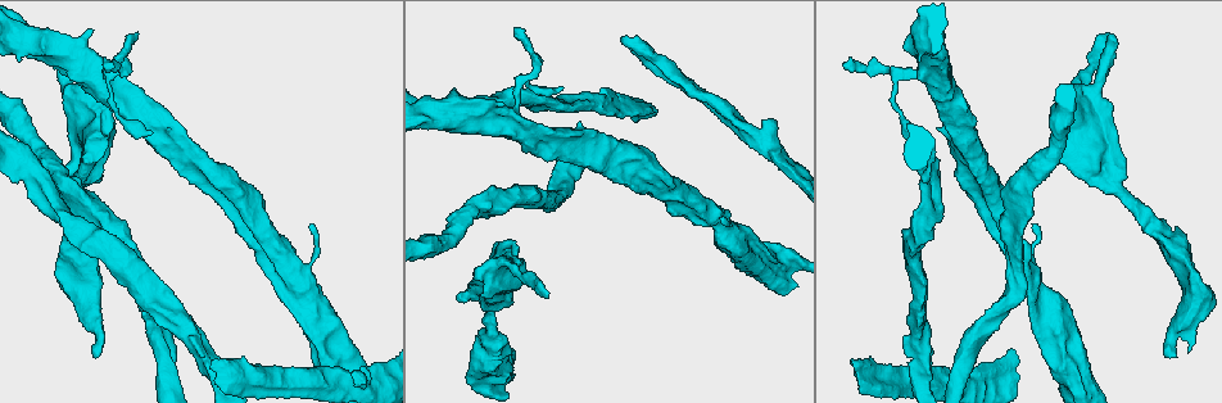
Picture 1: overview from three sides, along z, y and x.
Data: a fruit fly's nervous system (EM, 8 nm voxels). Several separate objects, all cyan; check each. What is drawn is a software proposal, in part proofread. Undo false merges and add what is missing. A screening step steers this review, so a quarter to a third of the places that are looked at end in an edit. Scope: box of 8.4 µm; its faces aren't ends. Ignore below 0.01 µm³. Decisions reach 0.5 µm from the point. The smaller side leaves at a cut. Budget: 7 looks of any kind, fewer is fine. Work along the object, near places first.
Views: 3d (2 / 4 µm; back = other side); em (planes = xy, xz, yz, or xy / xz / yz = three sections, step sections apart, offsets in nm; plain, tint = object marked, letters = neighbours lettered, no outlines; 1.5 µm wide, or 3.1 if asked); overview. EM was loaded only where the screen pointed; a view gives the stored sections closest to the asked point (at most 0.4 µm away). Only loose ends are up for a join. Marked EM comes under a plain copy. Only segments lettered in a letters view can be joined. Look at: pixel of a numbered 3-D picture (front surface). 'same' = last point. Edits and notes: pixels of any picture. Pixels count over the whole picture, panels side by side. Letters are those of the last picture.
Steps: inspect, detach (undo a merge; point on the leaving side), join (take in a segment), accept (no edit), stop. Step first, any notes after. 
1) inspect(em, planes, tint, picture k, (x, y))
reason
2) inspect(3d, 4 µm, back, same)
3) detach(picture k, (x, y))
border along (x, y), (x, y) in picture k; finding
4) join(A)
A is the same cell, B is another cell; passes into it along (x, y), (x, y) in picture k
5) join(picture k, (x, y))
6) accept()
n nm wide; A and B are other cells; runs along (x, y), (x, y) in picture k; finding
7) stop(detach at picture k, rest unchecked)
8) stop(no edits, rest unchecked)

inspect(3d, 4 µm, picture 1, (502, 106))
free end

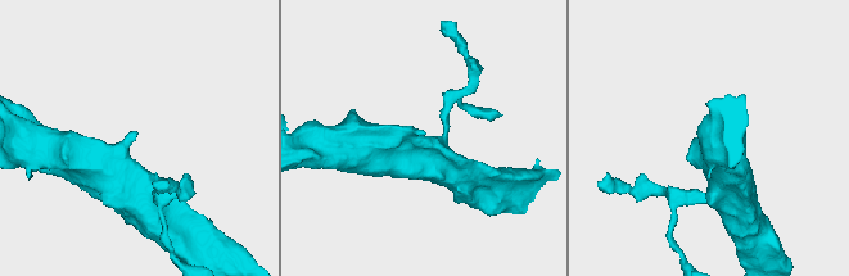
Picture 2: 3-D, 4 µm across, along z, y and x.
inspect(em, xy, step 4, tint, picture 2, (134, 135))

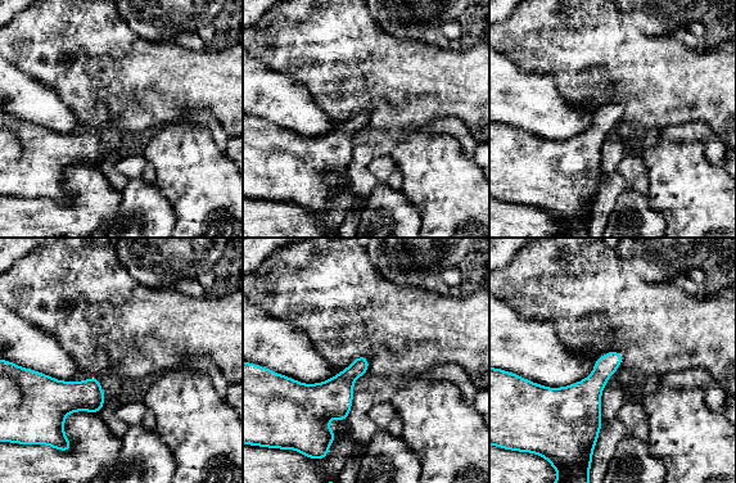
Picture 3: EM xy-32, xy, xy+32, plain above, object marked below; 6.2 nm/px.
inspect(em, xz, step 4, letters, same)
another direction

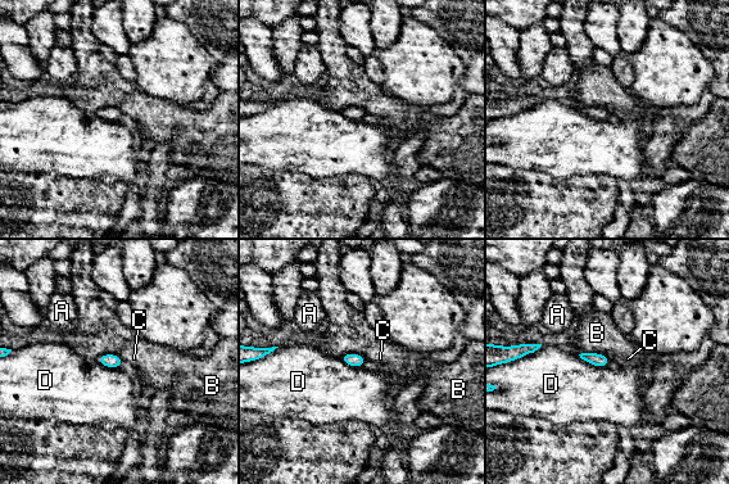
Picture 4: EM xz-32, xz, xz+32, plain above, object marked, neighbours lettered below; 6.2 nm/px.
accept()
D touches over 200 nm; A, B, C and D are other cells; none of them fits

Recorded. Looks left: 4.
inspect(em, xz, step 8, tint, picture 1, (544, 297))

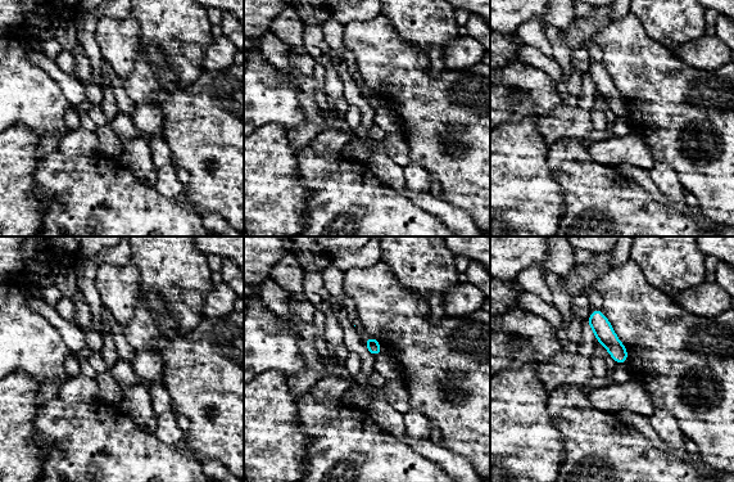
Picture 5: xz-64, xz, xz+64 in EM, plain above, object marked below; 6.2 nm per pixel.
inspect(em, planes, letters, same)

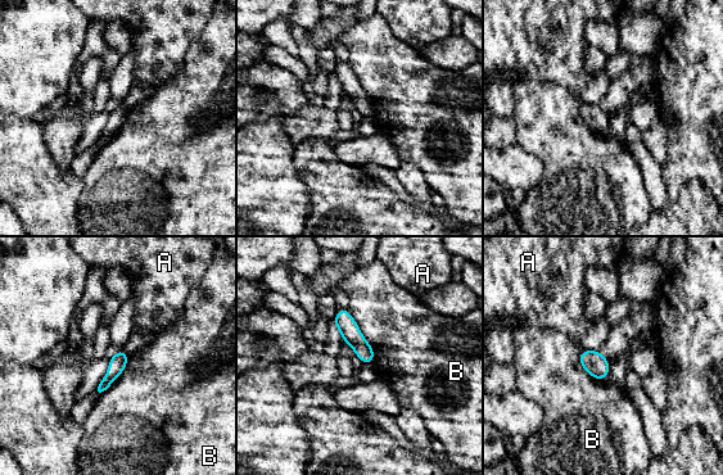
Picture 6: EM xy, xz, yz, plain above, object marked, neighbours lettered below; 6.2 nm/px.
accept()
A and B are other cells; no lettered segment goes on from it

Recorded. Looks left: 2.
inspect(3d, 4 µm, back, picture 1, (1187, 352))
an open end

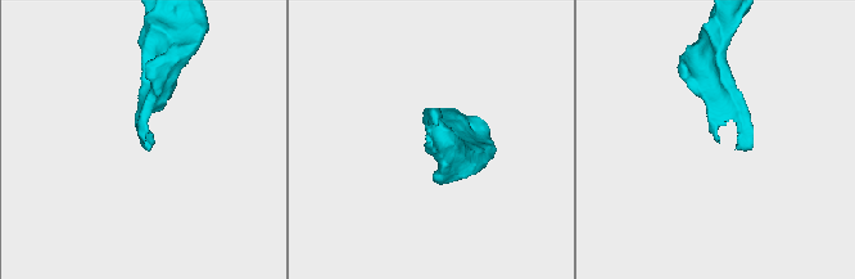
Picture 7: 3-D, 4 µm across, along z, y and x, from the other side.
inspect(em, xy, step 8, letters, picture 7, (431, 142))
now the EM

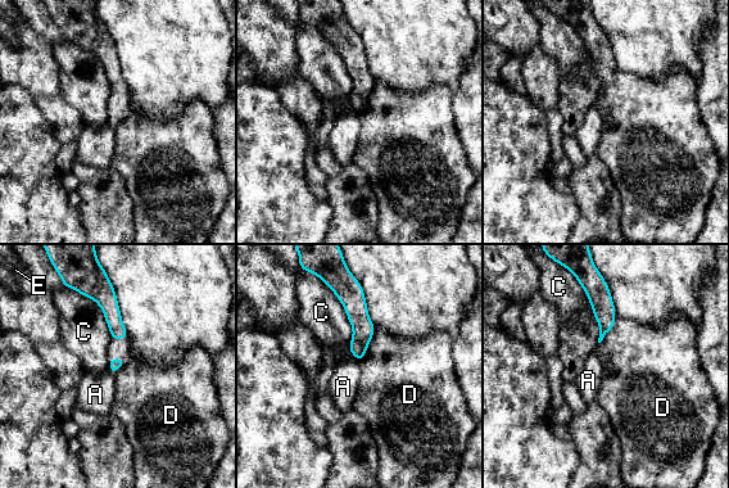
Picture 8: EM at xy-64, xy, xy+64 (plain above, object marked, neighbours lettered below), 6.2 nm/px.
accept()
A, C, D and E are other cells; no lettered segment goes on from it

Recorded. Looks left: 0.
stop(no edits, rest unchecked)

